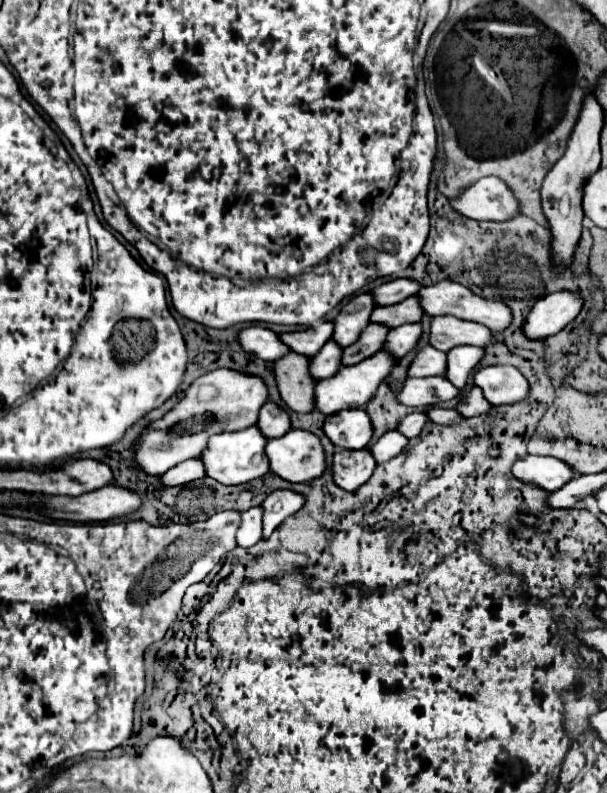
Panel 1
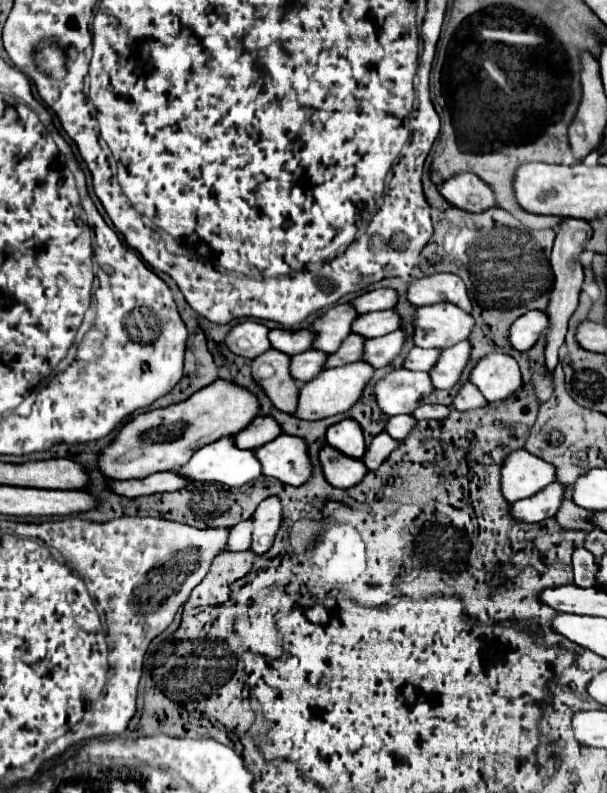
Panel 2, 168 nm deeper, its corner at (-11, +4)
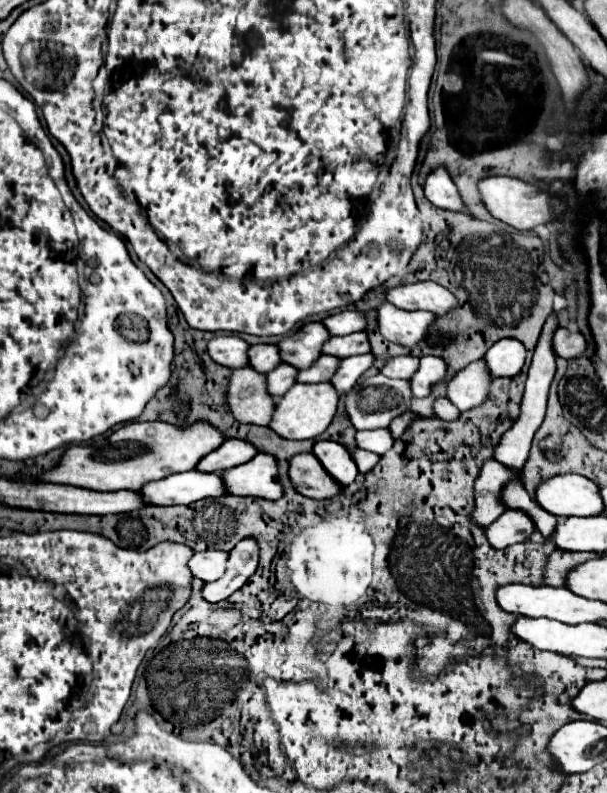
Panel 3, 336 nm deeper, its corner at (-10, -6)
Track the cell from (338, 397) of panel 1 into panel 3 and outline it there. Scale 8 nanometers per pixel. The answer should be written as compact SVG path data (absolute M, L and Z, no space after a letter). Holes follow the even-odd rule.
M295 383L287 391L287 395L279 399L269 427L285 439L315 439L331 425L337 413L337 401L339 401L339 393L333 387L333 383L315 383L315 385Z

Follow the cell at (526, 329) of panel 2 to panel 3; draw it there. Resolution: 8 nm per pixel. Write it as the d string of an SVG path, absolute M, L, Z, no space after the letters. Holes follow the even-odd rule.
M505 337L487 351L485 361L495 377L515 377L525 363L525 345L515 337Z

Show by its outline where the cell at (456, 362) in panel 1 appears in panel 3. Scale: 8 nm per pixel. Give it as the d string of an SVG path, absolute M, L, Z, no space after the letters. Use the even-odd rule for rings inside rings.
M423 355L419 371L411 379L411 389L415 397L429 397L433 385L445 381L447 377L447 363L435 355Z

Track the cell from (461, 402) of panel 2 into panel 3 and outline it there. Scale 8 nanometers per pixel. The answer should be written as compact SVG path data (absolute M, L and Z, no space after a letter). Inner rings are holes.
M447 397L437 399L435 405L433 405L433 409L435 409L435 415L437 415L439 419L443 419L443 421L457 421L459 415L461 415L459 409L457 409Z

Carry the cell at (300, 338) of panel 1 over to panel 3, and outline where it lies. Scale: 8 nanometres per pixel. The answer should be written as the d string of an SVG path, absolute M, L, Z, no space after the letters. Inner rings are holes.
M253 345L249 351L249 359L251 359L251 367L263 373L273 371L283 361L277 345Z

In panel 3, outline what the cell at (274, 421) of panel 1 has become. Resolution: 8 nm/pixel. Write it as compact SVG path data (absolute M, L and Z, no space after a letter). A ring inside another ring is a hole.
M225 439L221 447L199 461L199 471L225 471L251 461L257 453L257 447L245 439Z

